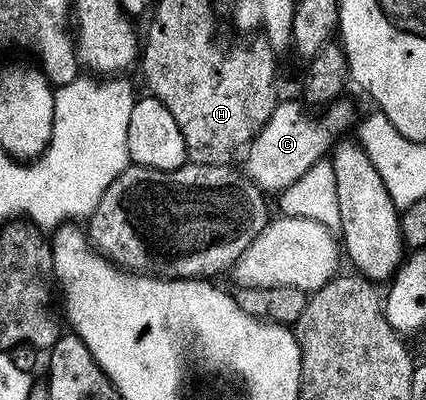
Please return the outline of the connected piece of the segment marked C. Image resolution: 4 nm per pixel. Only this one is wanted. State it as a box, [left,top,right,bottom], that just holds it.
[241,96,356,192]

